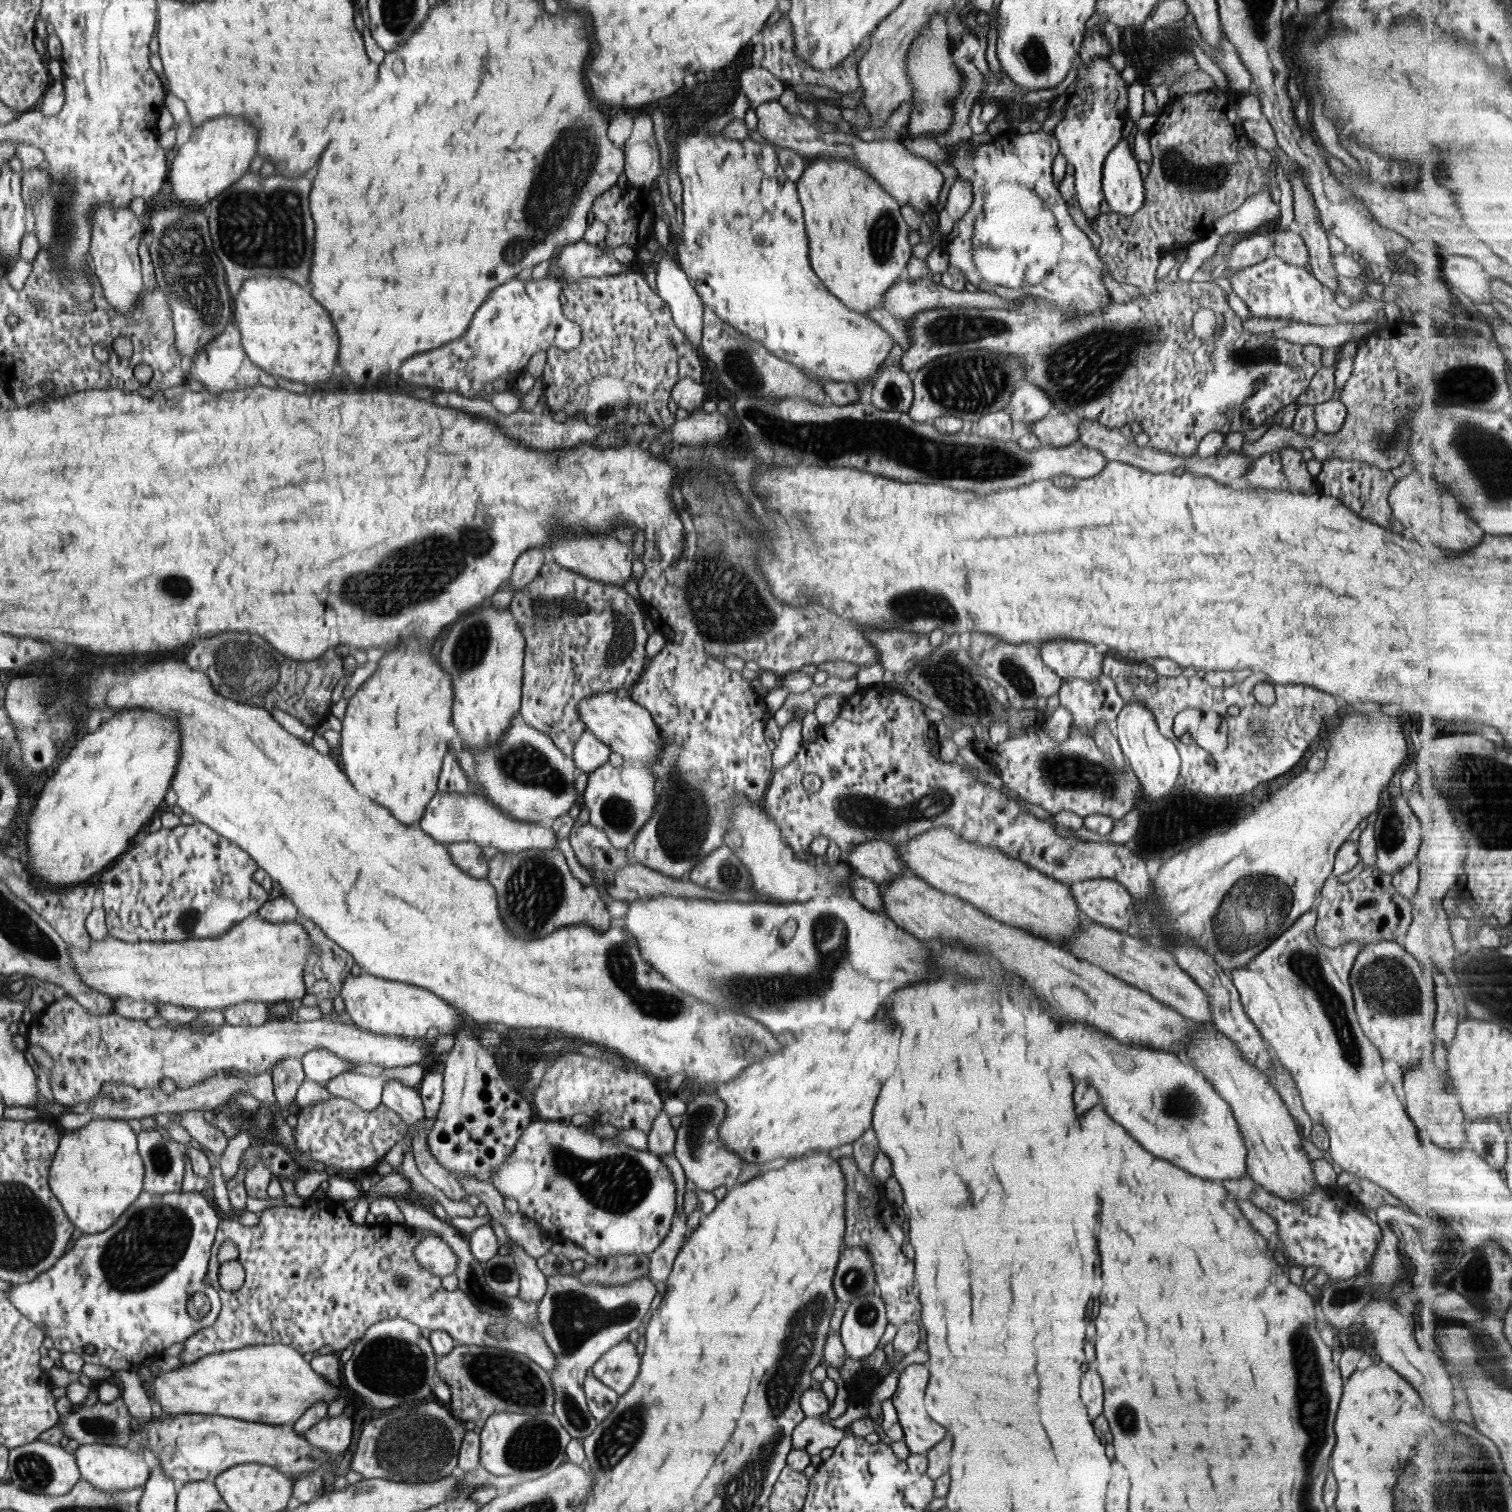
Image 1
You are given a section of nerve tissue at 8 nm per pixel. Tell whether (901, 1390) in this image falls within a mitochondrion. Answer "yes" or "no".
no

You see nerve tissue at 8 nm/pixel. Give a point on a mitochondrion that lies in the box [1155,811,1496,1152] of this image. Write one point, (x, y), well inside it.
(1257, 906)

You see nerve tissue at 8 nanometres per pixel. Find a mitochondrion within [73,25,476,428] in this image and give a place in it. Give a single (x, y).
(257, 229)

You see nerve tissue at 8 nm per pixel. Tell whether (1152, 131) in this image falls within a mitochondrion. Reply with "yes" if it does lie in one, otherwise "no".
no

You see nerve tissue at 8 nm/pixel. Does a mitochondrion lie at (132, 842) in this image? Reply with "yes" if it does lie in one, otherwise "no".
no

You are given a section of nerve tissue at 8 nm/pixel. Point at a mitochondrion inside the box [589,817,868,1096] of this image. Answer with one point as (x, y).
(764, 991)

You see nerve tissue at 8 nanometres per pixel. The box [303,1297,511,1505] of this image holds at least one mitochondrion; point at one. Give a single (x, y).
(417, 1451)

